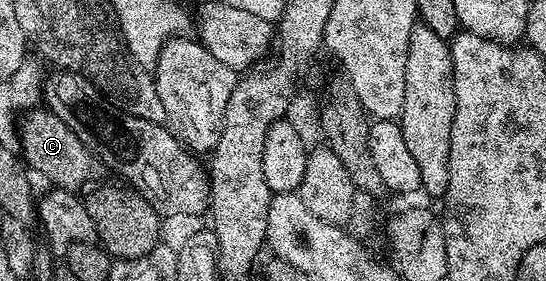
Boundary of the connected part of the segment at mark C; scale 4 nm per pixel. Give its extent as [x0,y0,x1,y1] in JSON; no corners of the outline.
[18,108,98,193]

